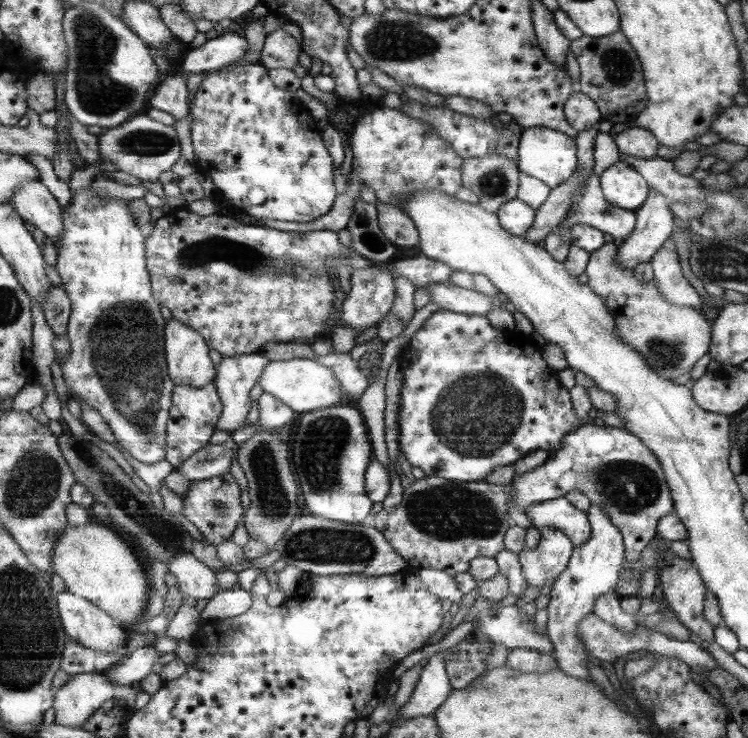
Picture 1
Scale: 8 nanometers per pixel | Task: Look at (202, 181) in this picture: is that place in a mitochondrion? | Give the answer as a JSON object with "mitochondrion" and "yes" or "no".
{"mitochondrion":"no"}

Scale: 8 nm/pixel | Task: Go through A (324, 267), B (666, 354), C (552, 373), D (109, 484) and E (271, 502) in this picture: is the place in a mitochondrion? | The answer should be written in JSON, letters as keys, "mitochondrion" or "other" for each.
{"A":"mitochondrion","B":"mitochondrion","C":"other","D":"mitochondrion","E":"mitochondrion"}

